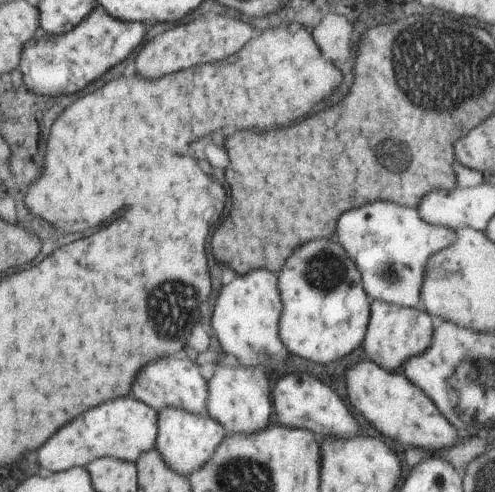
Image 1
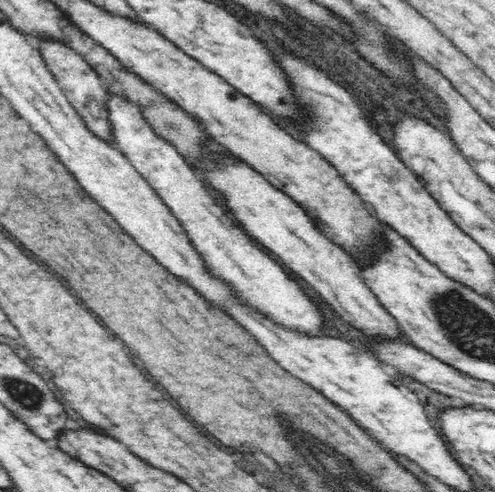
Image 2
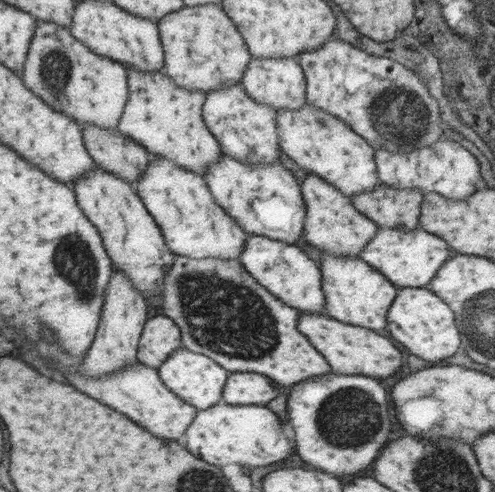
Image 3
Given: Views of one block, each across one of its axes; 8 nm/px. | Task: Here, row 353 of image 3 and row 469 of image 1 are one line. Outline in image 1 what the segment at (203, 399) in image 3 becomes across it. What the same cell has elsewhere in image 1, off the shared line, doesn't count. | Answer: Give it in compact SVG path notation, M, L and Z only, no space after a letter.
M163 408L157 412L157 444L155 450L161 452L163 460L181 476L189 476L191 472L199 470L203 462L211 458L211 454L217 450L219 442L225 436L225 428L221 422L213 420L211 416L203 414L191 414L183 408Z

